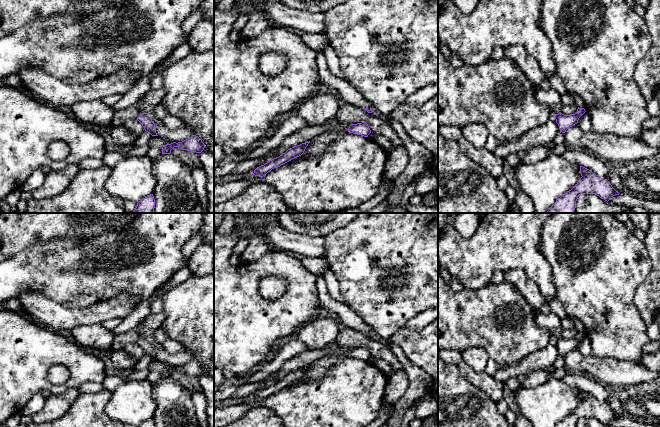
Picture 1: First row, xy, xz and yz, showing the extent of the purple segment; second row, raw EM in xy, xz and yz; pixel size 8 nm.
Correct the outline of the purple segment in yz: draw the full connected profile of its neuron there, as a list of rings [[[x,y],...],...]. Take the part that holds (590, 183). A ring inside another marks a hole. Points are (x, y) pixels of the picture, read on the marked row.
[[[580,166],[581,178],[577,184],[549,208],[546,213],[574,213],[576,201],[581,194],[595,194],[605,201],[611,197],[619,195],[607,179],[601,178],[589,169]]]

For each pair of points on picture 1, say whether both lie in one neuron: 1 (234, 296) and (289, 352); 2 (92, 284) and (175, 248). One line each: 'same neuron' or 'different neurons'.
1: different neurons
2: same neuron

